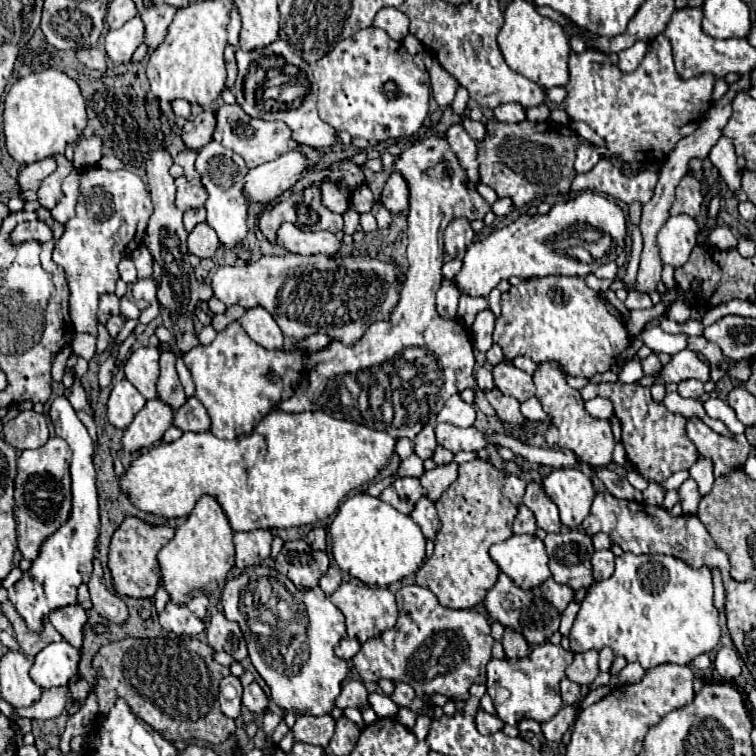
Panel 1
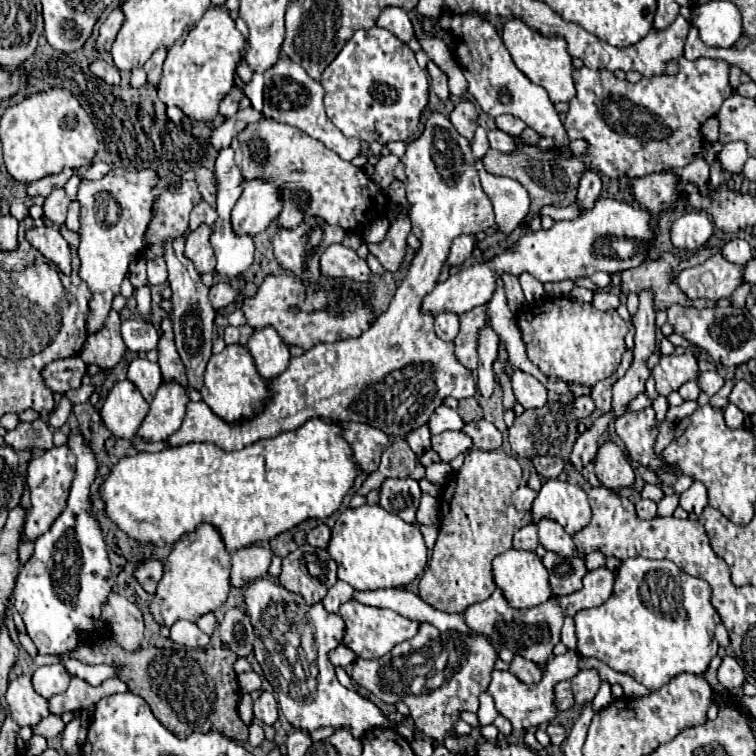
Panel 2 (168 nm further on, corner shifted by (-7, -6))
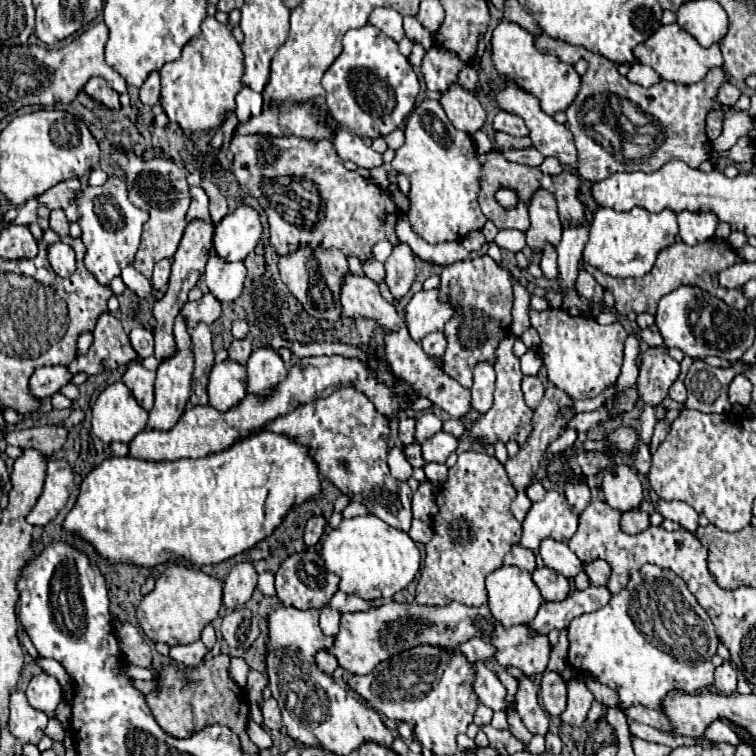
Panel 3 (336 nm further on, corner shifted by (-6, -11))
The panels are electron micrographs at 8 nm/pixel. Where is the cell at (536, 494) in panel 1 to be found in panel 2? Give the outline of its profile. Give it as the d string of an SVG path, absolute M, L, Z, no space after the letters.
M540 520L538 538L540 538L540 544L548 552L556 552L560 556L574 556L572 536L568 536L560 524L556 524L552 520Z

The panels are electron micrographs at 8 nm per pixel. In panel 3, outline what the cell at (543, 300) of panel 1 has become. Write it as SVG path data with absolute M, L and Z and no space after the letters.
M563 309L531 311L531 327L539 333L539 353L547 369L549 381L565 391L571 399L597 397L605 387L617 381L623 365L623 341L627 337L623 325L599 325L587 315L569 315Z

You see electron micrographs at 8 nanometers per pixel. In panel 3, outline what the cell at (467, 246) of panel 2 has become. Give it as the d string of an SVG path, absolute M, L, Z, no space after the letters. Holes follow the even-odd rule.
M489 255L455 261L451 265L445 265L441 271L441 285L439 285L441 297L445 301L459 305L459 311L451 317L451 321L443 329L449 341L449 347L443 355L443 369L447 371L447 375L451 375L455 381L459 381L467 389L473 385L473 367L479 361L493 363L495 347L509 333L511 301L513 301L509 277L511 273L509 271L505 273ZM503 305L505 305L505 323L495 321L503 315Z

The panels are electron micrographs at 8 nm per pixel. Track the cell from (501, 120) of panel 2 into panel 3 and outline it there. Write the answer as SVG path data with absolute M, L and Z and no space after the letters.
M499 111L493 119L493 129L495 131L503 131L503 133L509 133L509 135L515 135L515 137L523 137L523 135L529 135L525 123L521 117L517 115L511 115L511 113L505 113L505 111Z

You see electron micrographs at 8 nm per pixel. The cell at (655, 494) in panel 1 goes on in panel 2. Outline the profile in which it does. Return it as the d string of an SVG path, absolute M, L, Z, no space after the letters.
M640 500L636 504L636 514L642 520L652 520L656 516L656 502L652 502L652 500Z

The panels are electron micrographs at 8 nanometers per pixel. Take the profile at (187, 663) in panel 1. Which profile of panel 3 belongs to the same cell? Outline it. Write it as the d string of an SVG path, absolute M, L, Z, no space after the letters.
M221 653L217 657L205 659L195 669L179 667L175 663L163 665L157 669L157 687L149 695L145 695L145 699L159 727L177 739L191 737L203 727L219 723L231 727L231 731L239 735L241 745L247 753L259 753L259 749L249 741L245 733L249 721L249 699L247 693L229 677L229 663L231 657Z

